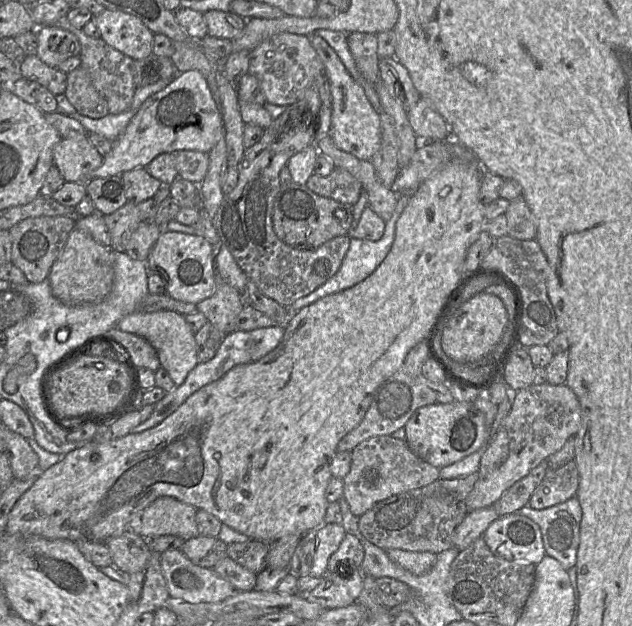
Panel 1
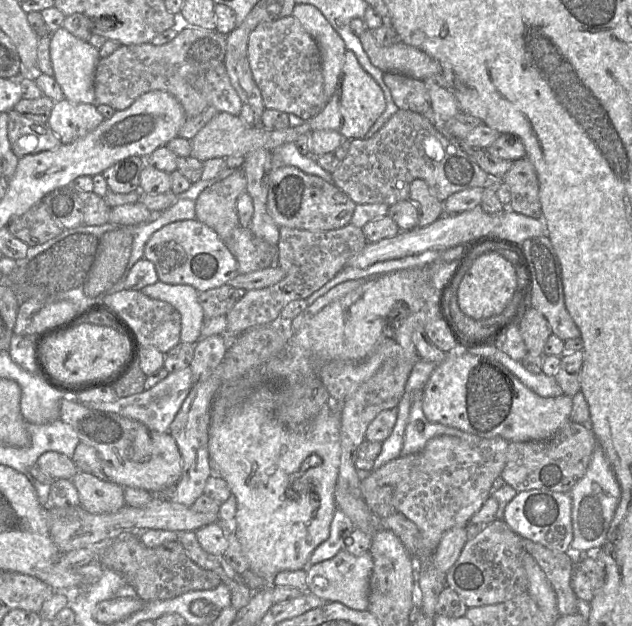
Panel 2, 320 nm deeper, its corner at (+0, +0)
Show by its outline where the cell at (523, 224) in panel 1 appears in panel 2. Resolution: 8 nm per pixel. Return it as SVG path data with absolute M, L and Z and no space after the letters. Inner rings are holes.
M523 158L513 162L501 181L511 193L509 210L534 219L543 219L539 183L533 164Z

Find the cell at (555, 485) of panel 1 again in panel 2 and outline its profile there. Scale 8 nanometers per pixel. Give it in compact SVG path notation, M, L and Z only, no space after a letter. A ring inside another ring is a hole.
M567 421L546 440L509 442L500 478L518 493L531 490L569 493L585 475L596 444L592 430L582 424Z

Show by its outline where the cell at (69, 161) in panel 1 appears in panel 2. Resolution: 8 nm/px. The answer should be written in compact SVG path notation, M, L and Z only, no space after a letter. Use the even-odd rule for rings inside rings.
M61 98L53 101L47 122L60 142L66 144L85 136L103 120L96 105L74 103Z

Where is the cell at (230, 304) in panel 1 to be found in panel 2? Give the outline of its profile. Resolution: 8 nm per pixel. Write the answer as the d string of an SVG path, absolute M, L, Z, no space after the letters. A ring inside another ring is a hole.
M242 169L219 179L206 187L195 200L195 219L213 229L219 238L227 242L233 230L239 225L236 202L245 191L246 178Z

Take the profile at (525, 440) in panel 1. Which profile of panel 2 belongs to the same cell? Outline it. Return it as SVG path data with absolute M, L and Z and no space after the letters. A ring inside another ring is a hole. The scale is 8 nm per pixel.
M455 527L447 531L432 555L433 566L446 575L459 558L467 541L466 527Z

